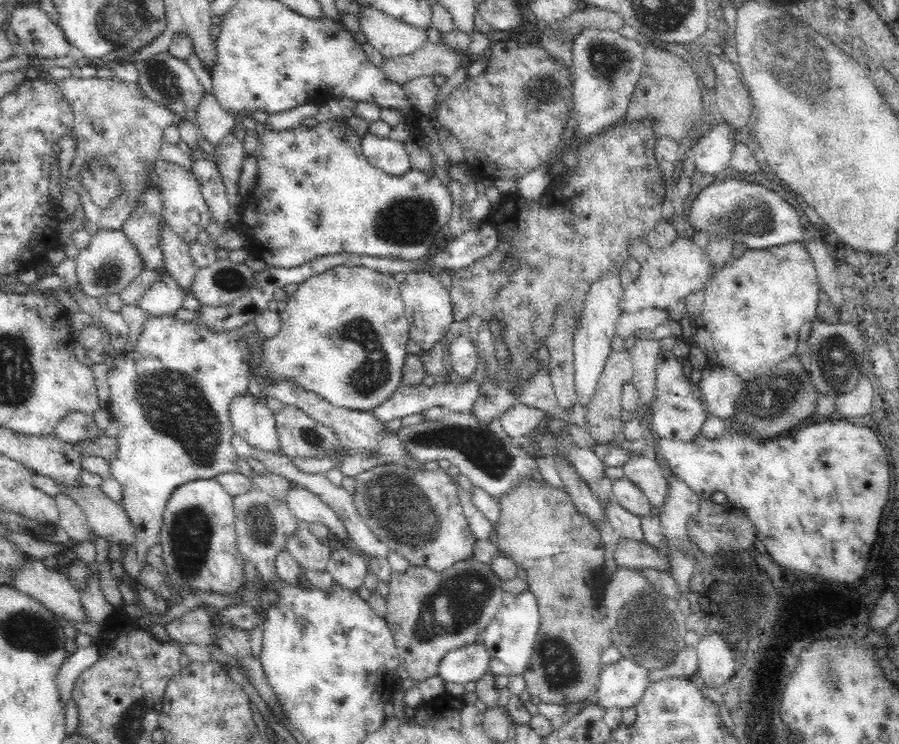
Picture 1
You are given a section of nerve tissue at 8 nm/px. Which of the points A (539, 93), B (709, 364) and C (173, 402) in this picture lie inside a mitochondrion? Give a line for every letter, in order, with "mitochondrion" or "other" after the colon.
A: mitochondrion
B: other
C: mitochondrion

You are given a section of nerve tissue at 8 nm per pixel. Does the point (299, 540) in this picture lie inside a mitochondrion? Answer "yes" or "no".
yes

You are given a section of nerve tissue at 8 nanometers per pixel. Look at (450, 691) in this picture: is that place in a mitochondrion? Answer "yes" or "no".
no

